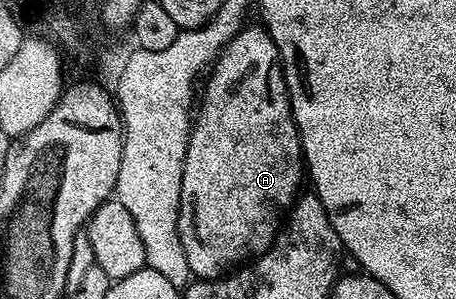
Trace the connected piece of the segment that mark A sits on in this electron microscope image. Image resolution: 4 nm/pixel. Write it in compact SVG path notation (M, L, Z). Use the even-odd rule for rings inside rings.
M246 24L241 27L241 30L235 37L232 38L226 44L226 46L219 51L217 61L213 63L211 69L208 71L209 79L205 82L205 95L200 95L199 106L201 102L201 111L196 111L195 117L191 122L191 129L189 131L189 143L187 144L187 156L183 160L183 188L181 189L181 207L179 208L179 240L183 240L183 256L187 256L187 268L189 269L190 275L197 280L212 280L220 278L232 271L234 268L240 267L242 264L248 263L250 260L257 257L259 254L264 254L268 250L269 245L277 238L277 232L283 225L283 219L286 217L287 211L292 207L293 203L297 201L299 197L299 191L302 189L301 178L303 182L303 175L306 173L307 167L303 161L303 155L301 153L301 137L297 131L297 125L293 119L293 109L291 108L291 100L289 99L289 89L285 83L285 71L281 68L281 57L279 56L279 48L275 44L275 40L271 40L269 31L265 29L264 25Z

